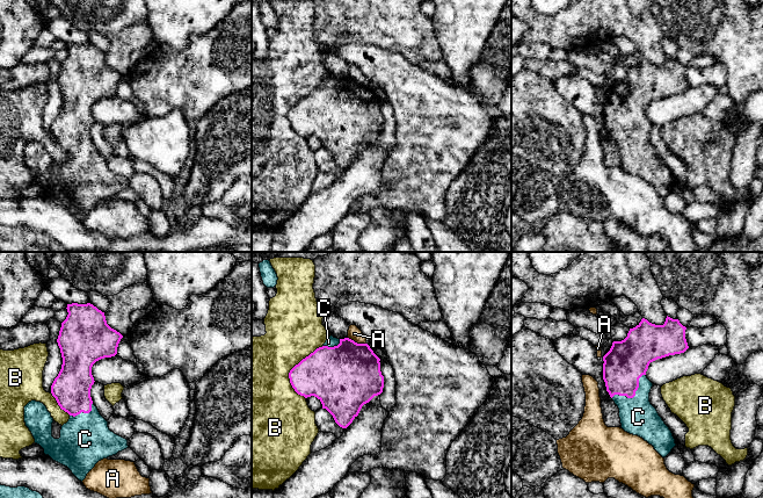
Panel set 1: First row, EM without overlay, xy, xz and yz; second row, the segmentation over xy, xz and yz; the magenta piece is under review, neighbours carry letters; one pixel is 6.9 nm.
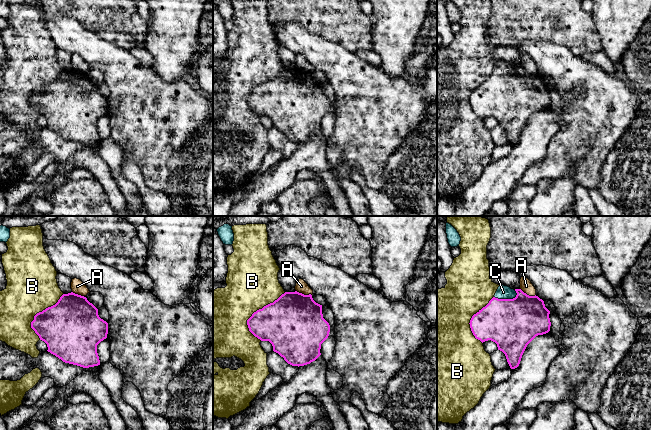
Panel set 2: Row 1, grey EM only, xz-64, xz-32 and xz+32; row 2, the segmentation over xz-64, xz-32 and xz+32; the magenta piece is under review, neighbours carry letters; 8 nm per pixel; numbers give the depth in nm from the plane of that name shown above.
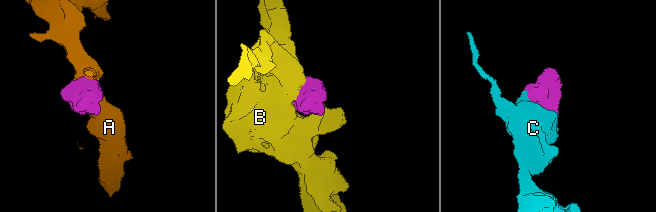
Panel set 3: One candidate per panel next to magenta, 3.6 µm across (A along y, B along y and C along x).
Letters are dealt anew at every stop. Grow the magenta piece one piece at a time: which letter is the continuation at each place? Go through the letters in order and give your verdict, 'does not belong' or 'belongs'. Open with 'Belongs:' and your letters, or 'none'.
Belongs: C
A: does not belong
B: does not belong
C: belongs

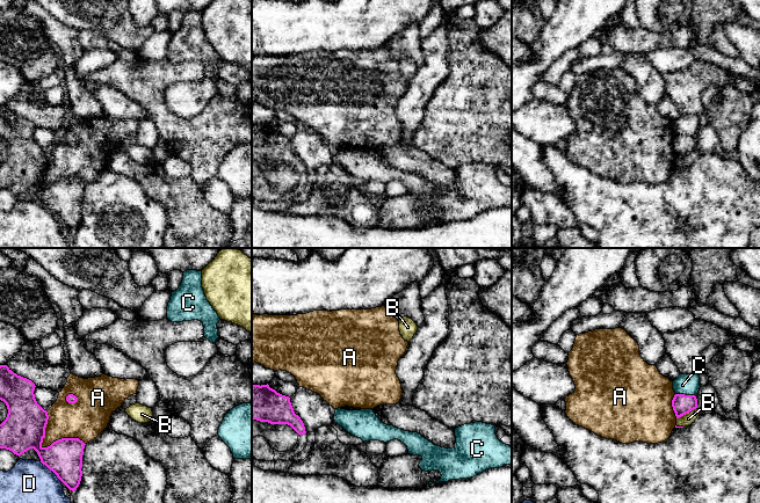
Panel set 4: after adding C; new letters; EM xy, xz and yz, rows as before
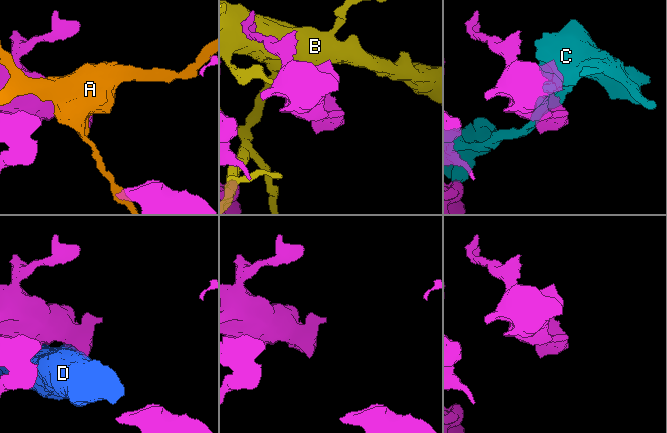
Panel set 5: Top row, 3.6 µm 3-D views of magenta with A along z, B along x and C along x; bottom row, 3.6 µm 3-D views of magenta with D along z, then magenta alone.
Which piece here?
Belongs: none
A: does not belong
B: does not belong
C: does not belong
D: does not belong

